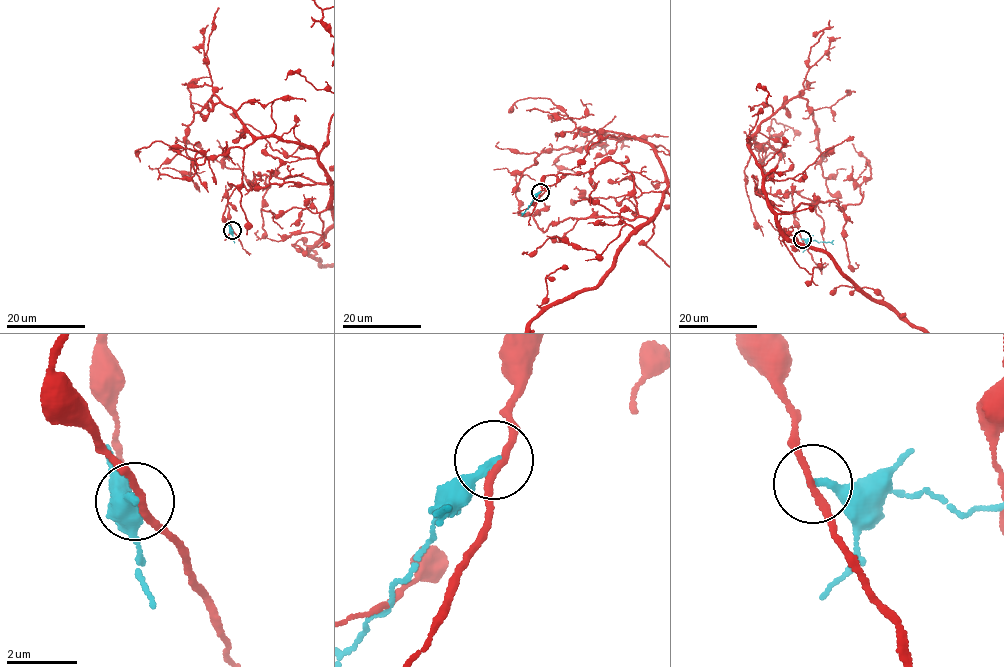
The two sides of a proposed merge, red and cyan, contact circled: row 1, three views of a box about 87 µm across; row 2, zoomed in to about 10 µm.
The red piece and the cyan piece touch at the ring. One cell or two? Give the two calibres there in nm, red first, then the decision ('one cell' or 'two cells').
180/240 nm | two cells

